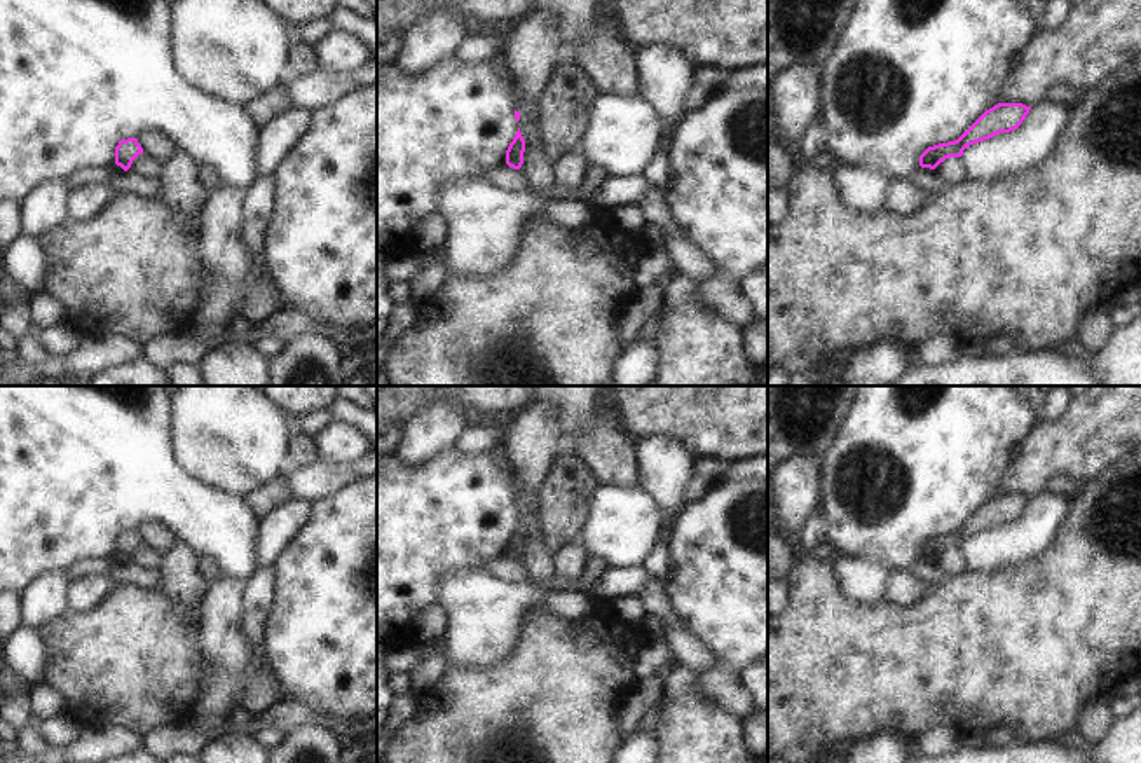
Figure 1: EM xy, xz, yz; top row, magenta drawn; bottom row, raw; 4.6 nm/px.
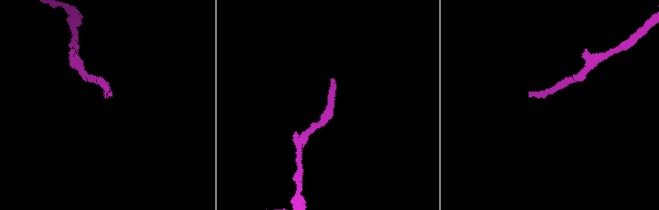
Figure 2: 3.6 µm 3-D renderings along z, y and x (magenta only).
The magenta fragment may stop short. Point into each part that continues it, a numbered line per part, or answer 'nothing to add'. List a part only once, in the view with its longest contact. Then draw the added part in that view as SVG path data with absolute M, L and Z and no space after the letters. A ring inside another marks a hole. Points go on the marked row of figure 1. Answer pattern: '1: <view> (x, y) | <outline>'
1: xz (531, 49) | M532 12L504 40L502 56L518 86L520 117L537 120L537 105L558 63L557 19Z

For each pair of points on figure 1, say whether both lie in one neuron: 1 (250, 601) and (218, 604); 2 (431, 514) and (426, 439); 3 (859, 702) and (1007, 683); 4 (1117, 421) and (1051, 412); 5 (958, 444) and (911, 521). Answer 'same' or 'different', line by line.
1: different
2: different
3: same
4: different
5: same

